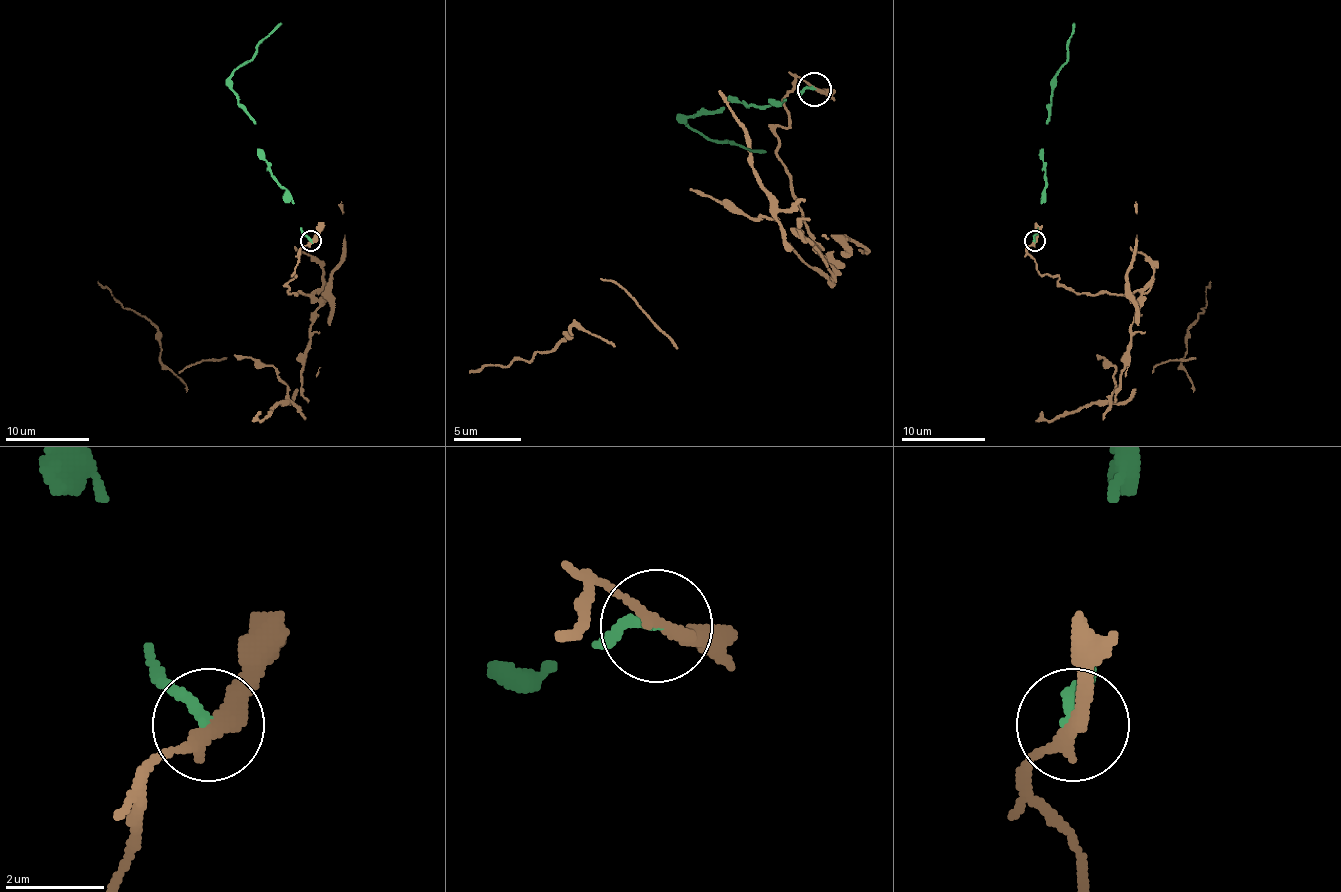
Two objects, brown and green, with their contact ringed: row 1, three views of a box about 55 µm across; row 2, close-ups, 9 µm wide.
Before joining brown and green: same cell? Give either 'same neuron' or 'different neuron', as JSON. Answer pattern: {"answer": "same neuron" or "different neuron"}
{"answer": "different neuron"}

